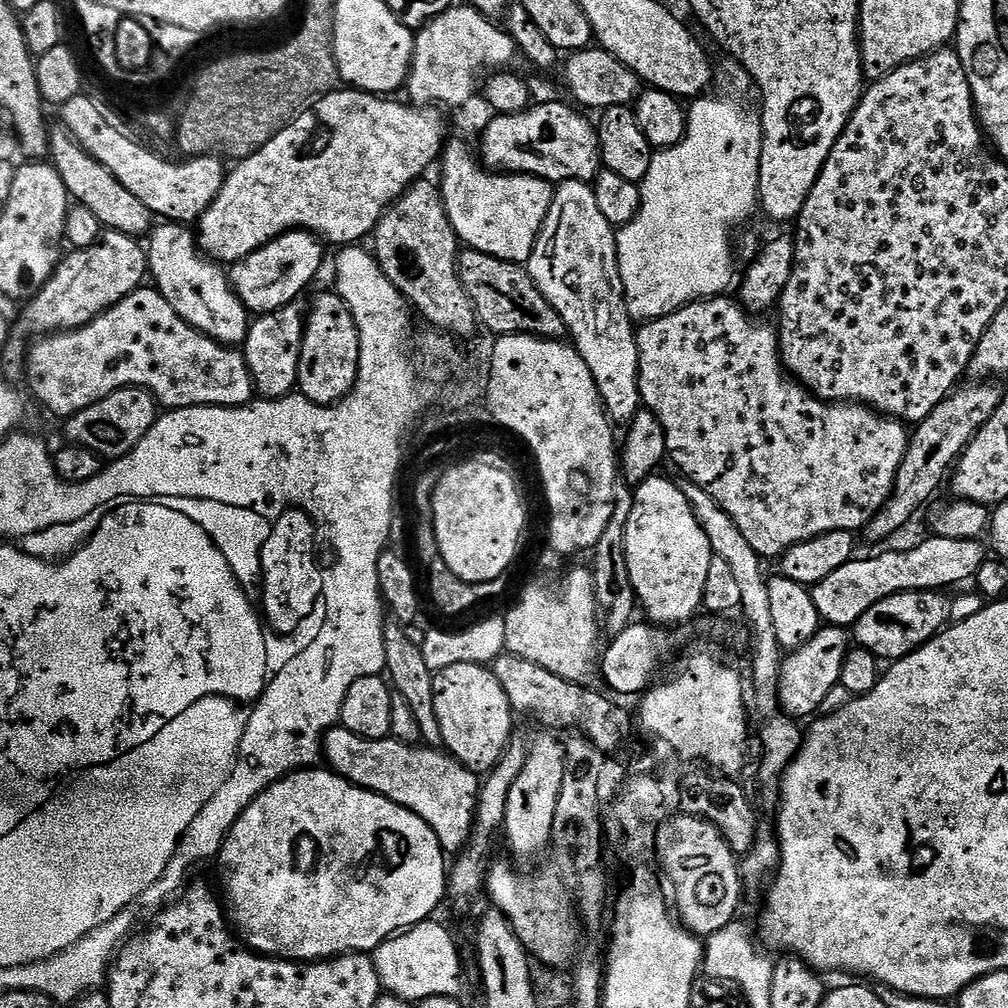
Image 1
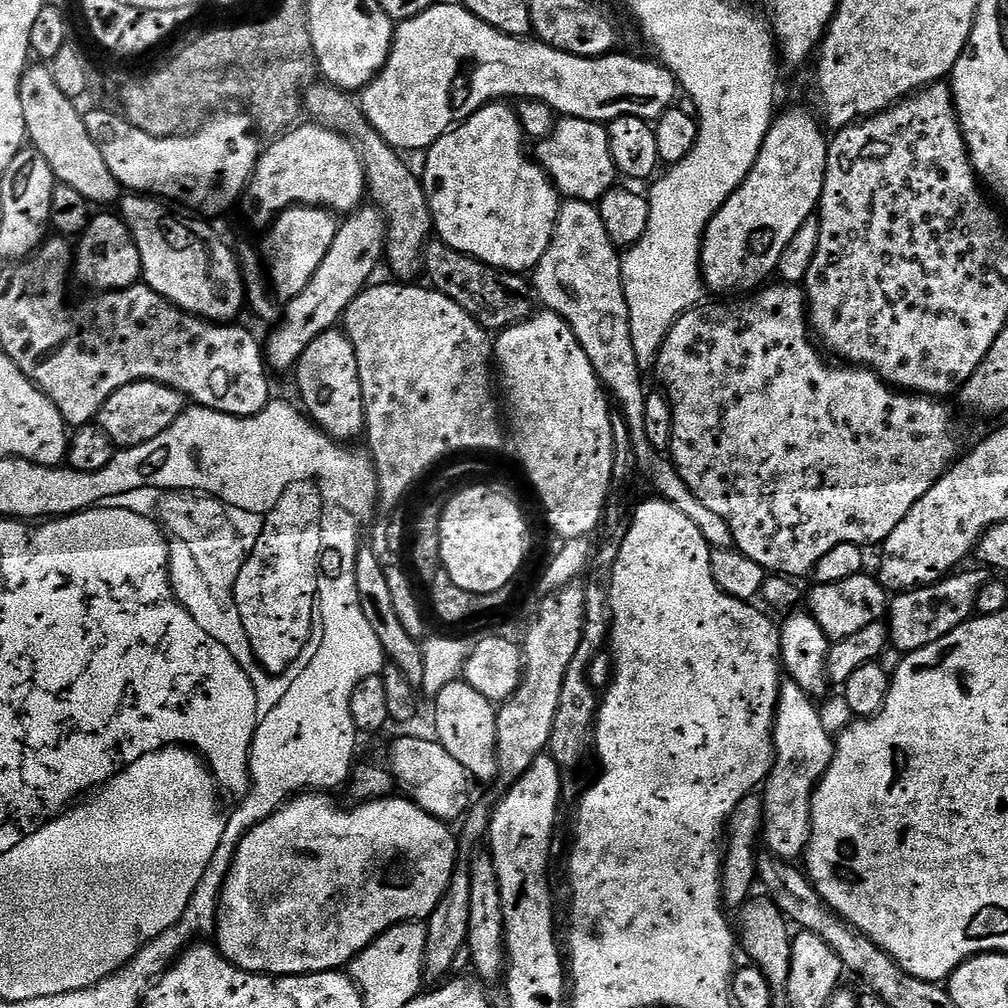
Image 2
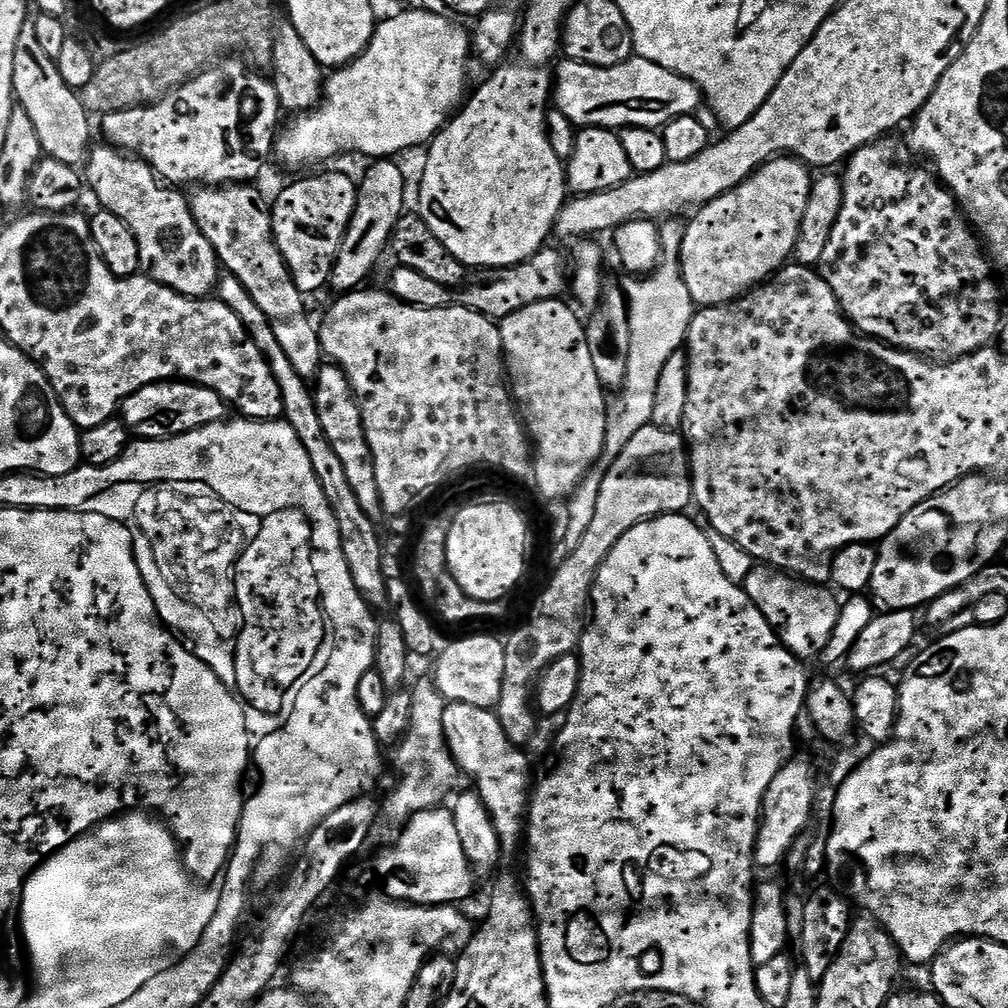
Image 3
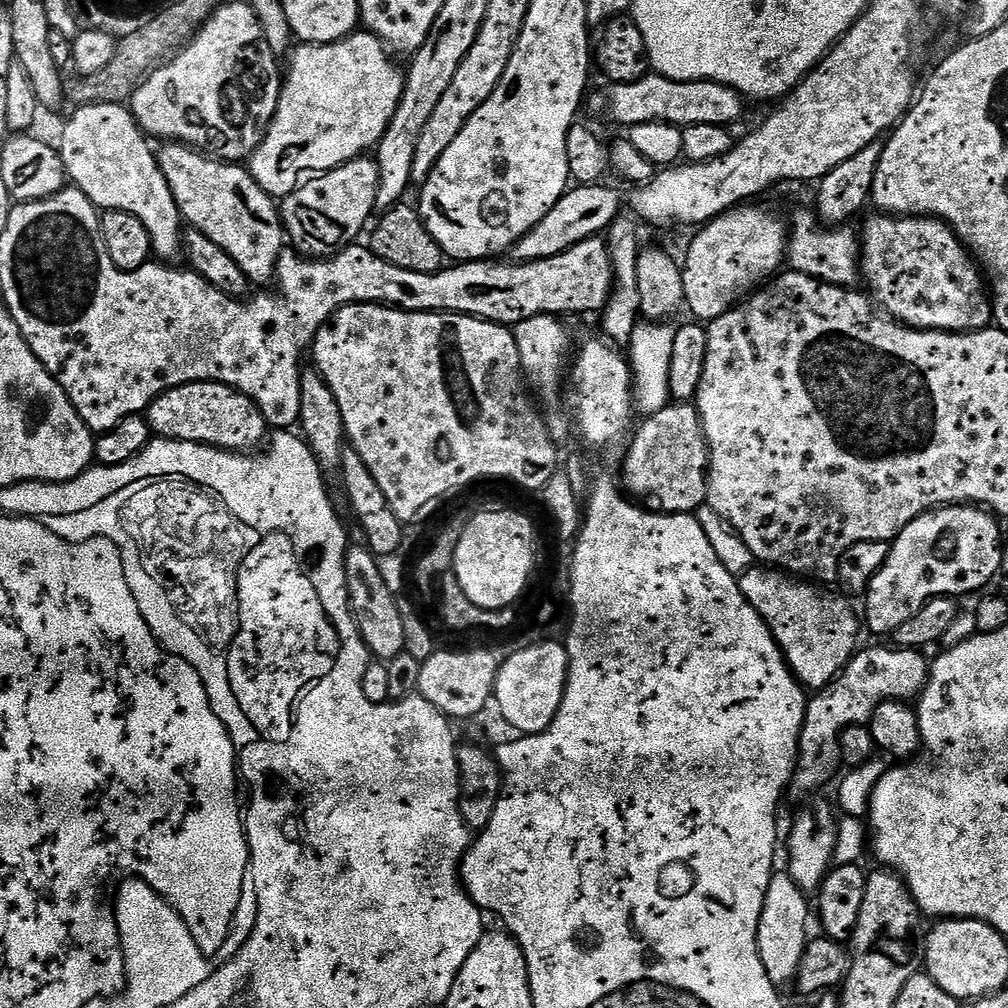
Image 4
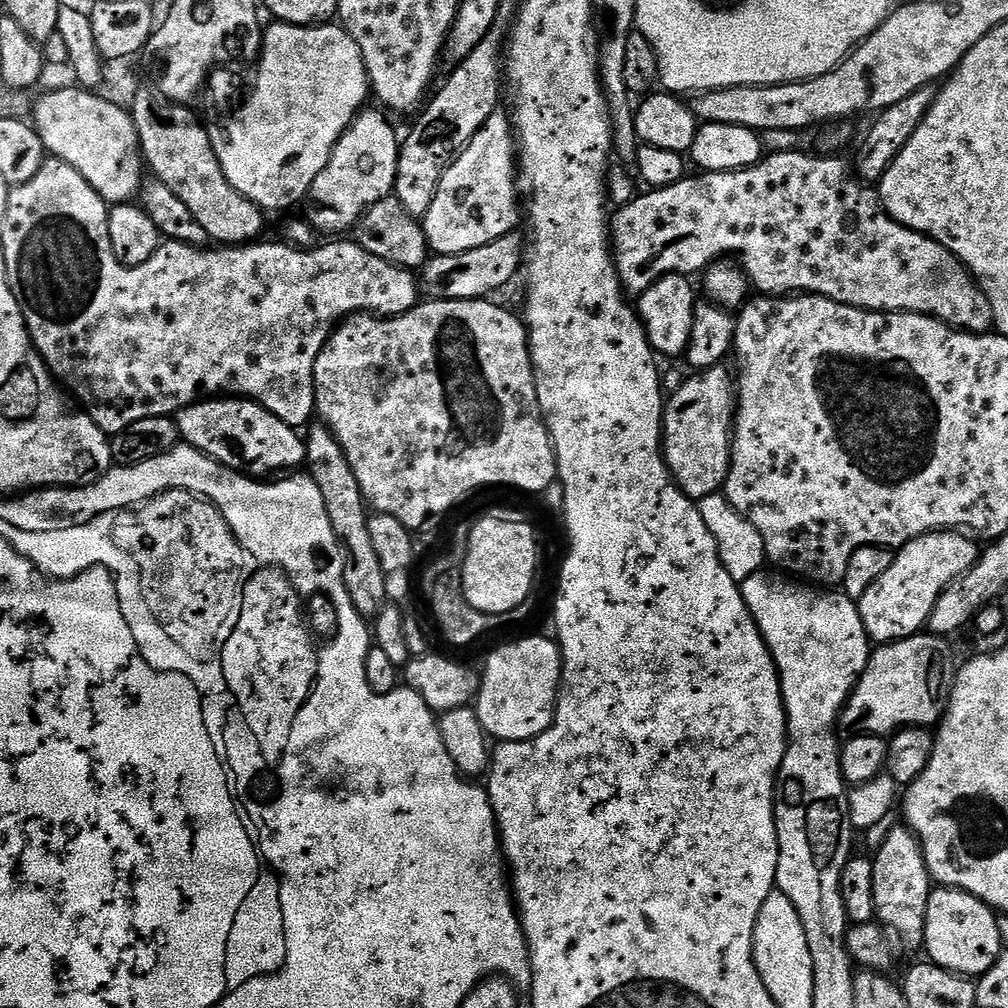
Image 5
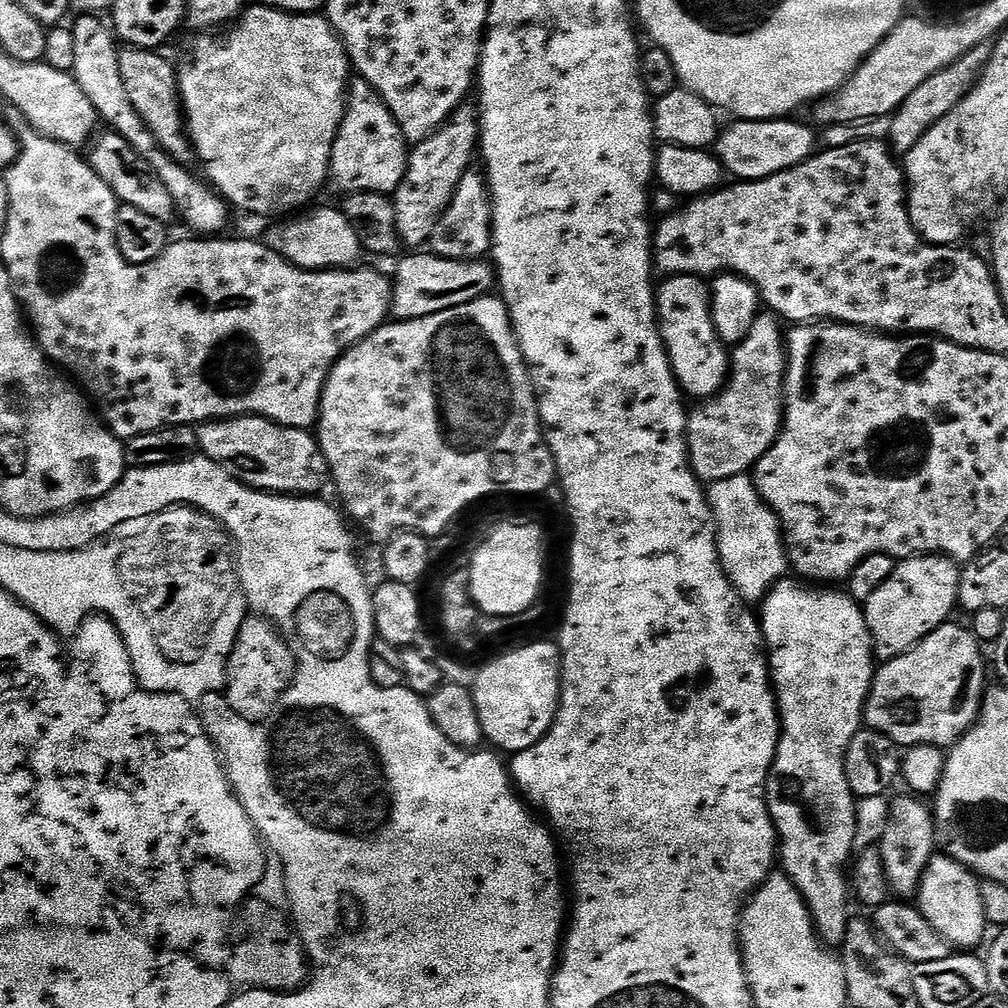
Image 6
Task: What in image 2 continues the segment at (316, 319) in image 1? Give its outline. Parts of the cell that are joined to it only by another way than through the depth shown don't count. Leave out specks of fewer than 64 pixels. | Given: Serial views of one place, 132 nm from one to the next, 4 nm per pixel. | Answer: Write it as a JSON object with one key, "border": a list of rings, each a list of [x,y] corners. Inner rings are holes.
{"border":[[[342,330],[323,332],[310,346],[295,366],[296,388],[300,391],[299,403],[320,431],[341,442],[352,442],[355,436],[363,437],[364,399],[362,382],[358,378],[358,358],[350,338]]]}

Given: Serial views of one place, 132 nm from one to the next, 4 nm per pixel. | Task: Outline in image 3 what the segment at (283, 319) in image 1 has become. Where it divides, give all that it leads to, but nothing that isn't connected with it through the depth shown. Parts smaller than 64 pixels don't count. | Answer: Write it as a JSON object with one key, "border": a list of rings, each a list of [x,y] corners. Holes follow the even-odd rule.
{"border":[[[392,158],[377,159],[375,162],[369,163],[372,165],[365,170],[364,177],[359,177],[354,214],[350,218],[350,226],[342,238],[342,246],[336,255],[336,264],[332,267],[330,288],[331,291],[336,291],[336,294],[357,291],[363,285],[360,283],[375,270],[376,263],[383,258],[384,252],[386,256],[389,251],[392,232],[396,229],[396,223],[400,221],[400,217],[406,212],[406,208],[404,208],[404,172],[396,163],[397,161]]]}

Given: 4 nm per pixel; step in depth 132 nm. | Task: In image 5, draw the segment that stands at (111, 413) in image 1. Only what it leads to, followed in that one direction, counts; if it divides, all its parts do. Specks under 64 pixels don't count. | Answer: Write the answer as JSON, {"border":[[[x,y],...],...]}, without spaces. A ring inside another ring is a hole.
{"border":[[[201,398],[196,403],[183,408],[175,417],[180,428],[180,439],[189,448],[196,448],[211,460],[225,464],[235,472],[242,472],[253,478],[272,478],[277,474],[296,470],[304,464],[305,437],[295,428],[291,428],[282,418],[270,414],[261,404],[247,398]]]}

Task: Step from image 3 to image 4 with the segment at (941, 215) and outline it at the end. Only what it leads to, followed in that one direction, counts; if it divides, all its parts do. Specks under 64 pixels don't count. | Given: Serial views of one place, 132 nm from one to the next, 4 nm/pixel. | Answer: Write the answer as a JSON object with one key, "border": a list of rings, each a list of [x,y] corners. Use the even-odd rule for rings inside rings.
{"border":[[[888,214],[876,215],[880,216],[870,217],[862,231],[860,267],[863,279],[868,280],[867,291],[871,299],[887,315],[909,328],[929,332],[979,332],[993,323],[992,302],[986,291],[985,277],[977,261],[944,221],[927,216],[893,218]]]}

